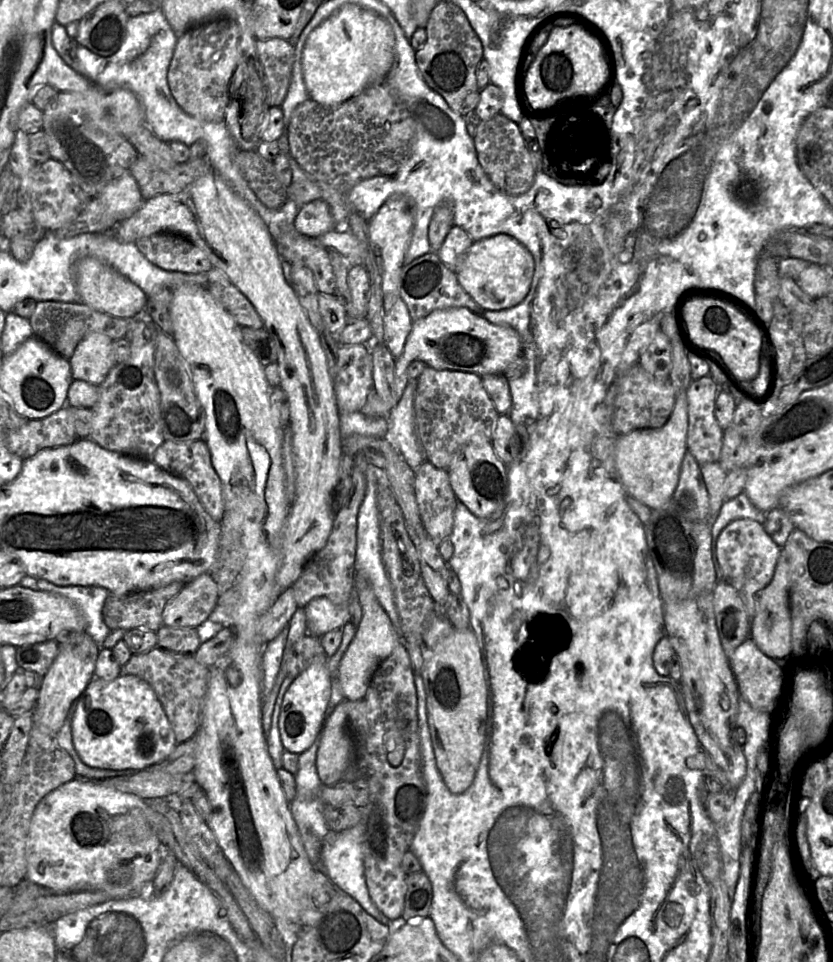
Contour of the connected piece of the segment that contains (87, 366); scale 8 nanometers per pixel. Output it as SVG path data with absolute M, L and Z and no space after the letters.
M91 333L83 338L68 360L73 379L100 385L116 363L112 341L101 333Z

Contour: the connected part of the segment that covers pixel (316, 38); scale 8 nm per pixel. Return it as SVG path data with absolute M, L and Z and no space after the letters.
M346 4L314 29L303 45L302 74L309 99L325 107L338 105L366 88L384 82L394 57L395 37L390 24L369 9Z

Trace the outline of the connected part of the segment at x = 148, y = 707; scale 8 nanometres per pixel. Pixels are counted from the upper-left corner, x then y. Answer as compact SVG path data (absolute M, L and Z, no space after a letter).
M121 674L112 681L94 677L76 701L72 739L80 759L93 768L146 770L165 760L177 745L153 688L142 678Z

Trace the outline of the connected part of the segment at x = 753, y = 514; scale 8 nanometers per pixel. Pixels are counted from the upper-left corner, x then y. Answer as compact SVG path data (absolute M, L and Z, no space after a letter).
M745 492L740 493L738 496L732 499L725 500L718 515L714 520L712 520L711 523L711 552L714 566L715 563L719 564L717 560L716 545L717 539L723 528L736 519L751 519L763 525L765 515L766 513L759 510L751 502Z

